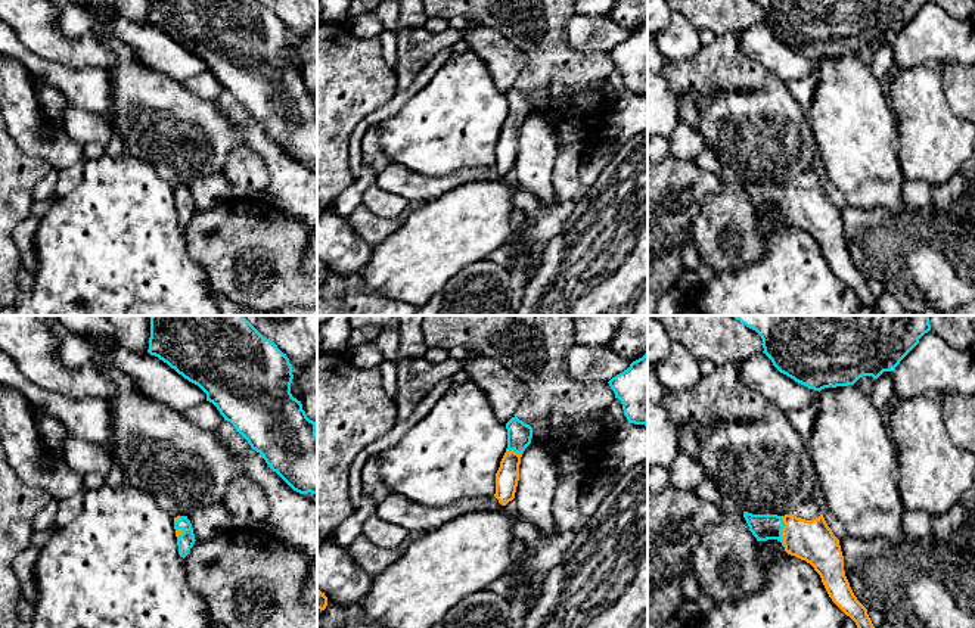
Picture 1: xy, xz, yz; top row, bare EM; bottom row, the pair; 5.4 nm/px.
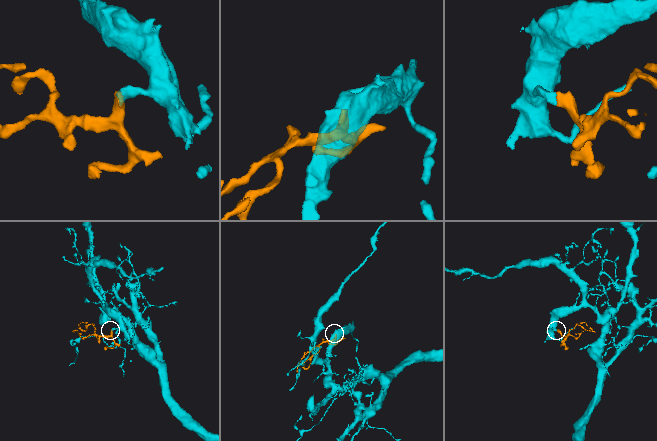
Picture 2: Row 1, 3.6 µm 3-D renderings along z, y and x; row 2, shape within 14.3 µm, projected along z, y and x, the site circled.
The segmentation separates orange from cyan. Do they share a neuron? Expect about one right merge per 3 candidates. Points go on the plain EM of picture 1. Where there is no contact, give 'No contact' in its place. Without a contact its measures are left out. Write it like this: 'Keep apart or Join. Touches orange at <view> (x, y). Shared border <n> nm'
Join. Touches orange at yz (782, 201). Shared border 170 nm

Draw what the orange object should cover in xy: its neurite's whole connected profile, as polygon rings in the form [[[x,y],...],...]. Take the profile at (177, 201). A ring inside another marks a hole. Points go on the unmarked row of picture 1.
[[[187,186],[174,187],[174,199],[177,206],[178,224],[184,228],[195,214],[195,203]]]

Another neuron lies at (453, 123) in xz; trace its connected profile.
[[[468,49],[451,55],[416,96],[376,128],[381,149],[391,162],[420,175],[443,177],[466,168],[493,167],[506,118],[506,93],[497,88],[484,60]]]

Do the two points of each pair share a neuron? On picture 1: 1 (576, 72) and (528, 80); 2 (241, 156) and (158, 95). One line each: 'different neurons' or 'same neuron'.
1: same neuron
2: different neurons

